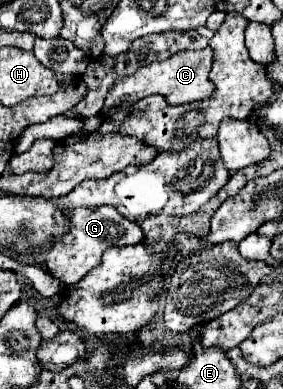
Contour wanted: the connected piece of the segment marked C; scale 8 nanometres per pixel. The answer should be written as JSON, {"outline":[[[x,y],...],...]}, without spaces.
{"outline":[[[207,46],[205,50],[199,50],[199,52],[179,52],[165,62],[143,66],[127,78],[117,78],[113,90],[109,92],[109,96],[105,100],[101,116],[105,118],[107,114],[113,114],[119,108],[129,106],[145,96],[151,96],[151,94],[165,96],[169,104],[187,104],[187,102],[195,102],[195,100],[207,100],[215,92],[215,88],[213,88],[215,84],[209,80],[211,64],[213,64],[213,52]]]}

